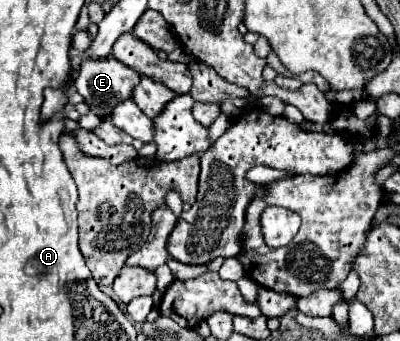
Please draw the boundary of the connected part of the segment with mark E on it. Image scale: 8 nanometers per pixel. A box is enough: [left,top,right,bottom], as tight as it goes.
[75,58,139,118]

